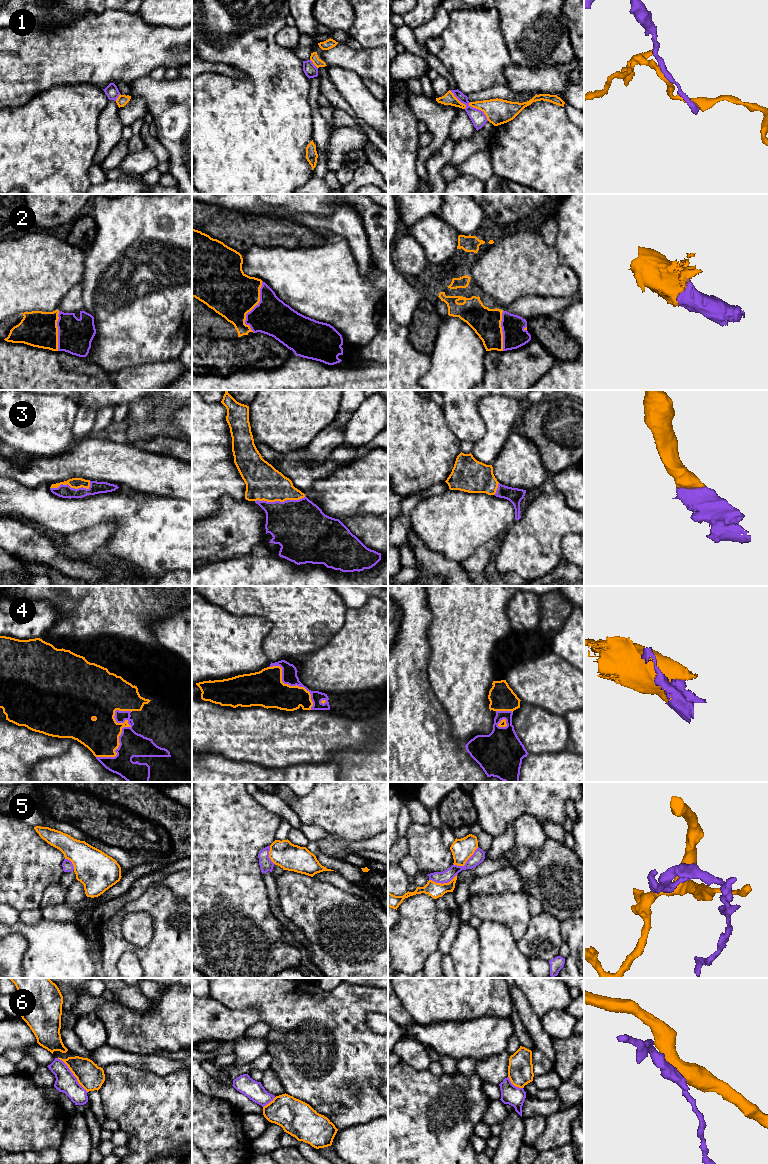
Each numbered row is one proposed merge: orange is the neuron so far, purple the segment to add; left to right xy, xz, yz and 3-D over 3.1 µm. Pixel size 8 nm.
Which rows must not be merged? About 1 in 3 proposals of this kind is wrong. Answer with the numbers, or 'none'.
1, 4, 5, 6

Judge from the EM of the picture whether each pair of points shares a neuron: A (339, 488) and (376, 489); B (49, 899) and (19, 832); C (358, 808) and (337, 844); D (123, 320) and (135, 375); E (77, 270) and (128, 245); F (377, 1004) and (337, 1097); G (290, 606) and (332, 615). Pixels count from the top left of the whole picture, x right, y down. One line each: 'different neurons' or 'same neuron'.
A: same neuron
B: different neurons
C: different neurons
D: different neurons
E: different neurons
F: same neuron
G: same neuron

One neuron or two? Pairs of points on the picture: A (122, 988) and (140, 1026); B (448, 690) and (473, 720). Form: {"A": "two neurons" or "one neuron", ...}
{"A": "two neurons", "B": "one neuron"}

